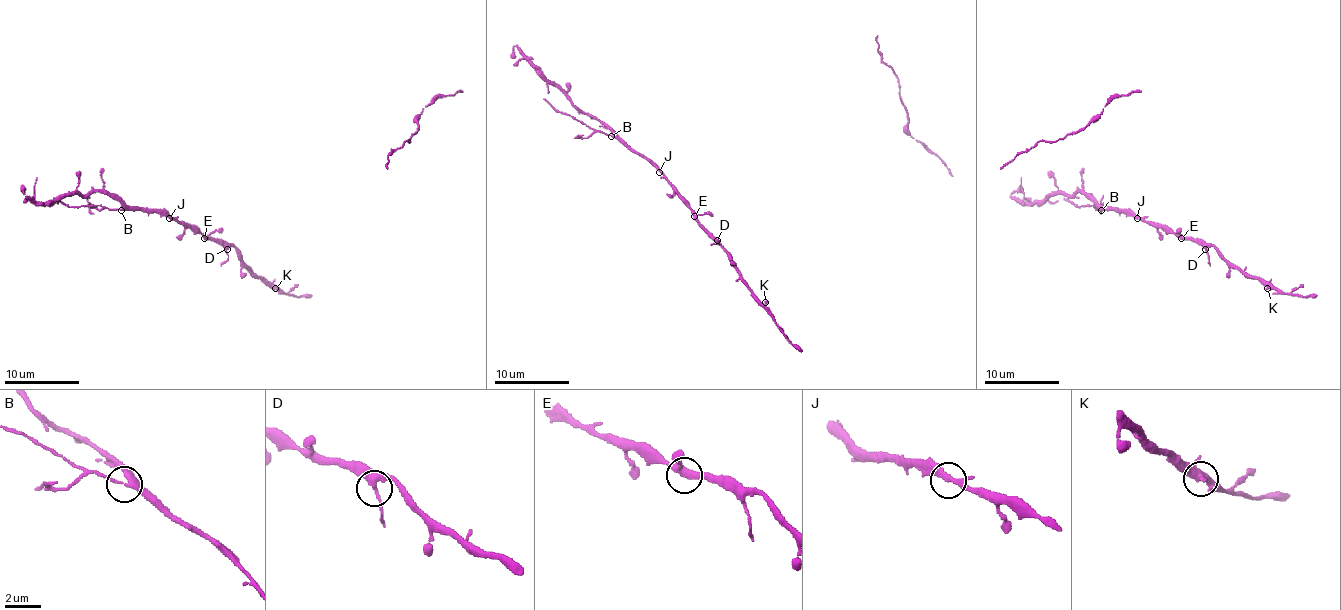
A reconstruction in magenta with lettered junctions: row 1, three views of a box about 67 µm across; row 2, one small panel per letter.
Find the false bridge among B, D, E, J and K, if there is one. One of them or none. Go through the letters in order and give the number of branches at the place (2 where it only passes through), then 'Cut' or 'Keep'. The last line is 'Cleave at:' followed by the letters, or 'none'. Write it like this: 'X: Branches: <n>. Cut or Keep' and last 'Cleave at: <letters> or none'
B: Branches: 3. Cut
D: Branches: 3. Keep
E: Branches: 3. Keep
J: Branches: 3. Keep
K: Branches: 3. Keep
Cleave at: B

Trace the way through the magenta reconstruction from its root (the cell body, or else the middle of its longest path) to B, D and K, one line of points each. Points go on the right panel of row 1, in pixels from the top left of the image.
B: (1179, 229), (1179, 234), (1165, 233), (1135, 216), (1101, 210)
D: (1179, 229), (1181, 236), (1194, 238), (1205, 249)
K: (1179, 229), (1181, 236), (1200, 238), (1211, 244), (1230, 262), (1259, 277), (1269, 287), (1267, 288)

